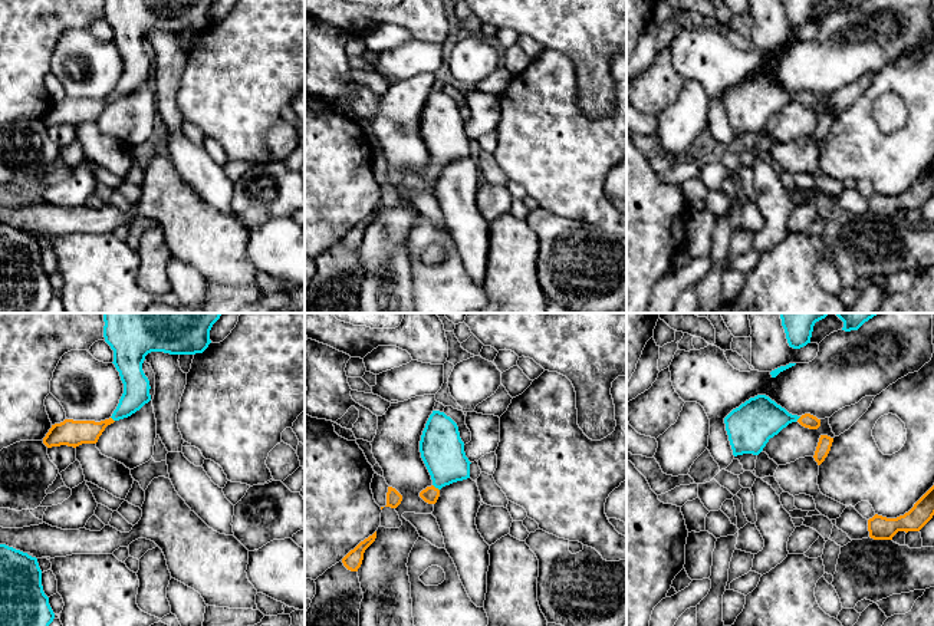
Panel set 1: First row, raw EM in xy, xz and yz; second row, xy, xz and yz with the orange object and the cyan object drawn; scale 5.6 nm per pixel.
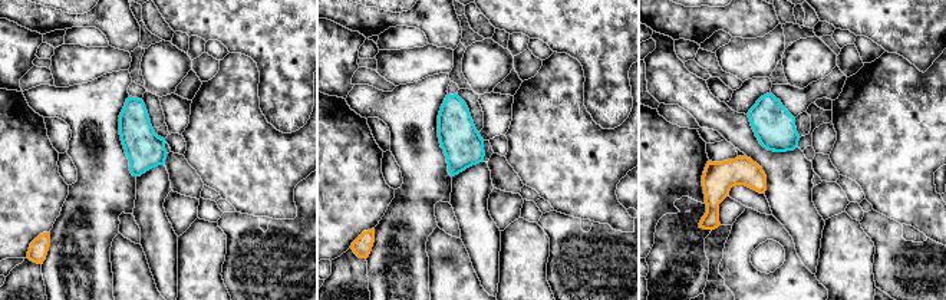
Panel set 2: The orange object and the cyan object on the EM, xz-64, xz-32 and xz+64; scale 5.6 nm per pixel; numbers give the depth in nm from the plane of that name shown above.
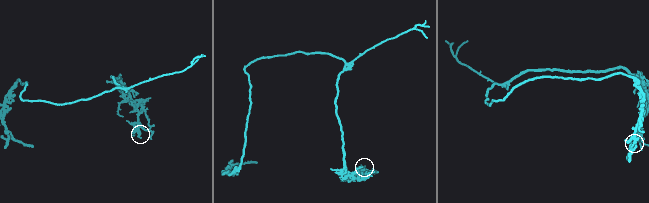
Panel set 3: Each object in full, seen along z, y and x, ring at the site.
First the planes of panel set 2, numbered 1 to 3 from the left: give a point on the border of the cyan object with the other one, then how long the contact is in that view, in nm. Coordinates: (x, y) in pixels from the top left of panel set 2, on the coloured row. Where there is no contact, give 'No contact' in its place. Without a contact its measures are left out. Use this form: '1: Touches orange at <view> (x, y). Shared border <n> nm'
1: No contact
2: No contact
3: No contact

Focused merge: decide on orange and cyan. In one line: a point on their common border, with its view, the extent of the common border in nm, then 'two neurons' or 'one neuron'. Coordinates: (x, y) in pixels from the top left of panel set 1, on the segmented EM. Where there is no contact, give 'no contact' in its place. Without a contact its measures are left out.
xz (434, 487) | 50 nm | one neuron

